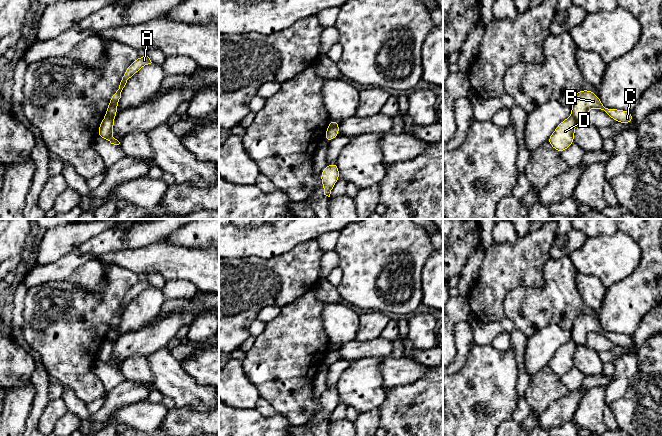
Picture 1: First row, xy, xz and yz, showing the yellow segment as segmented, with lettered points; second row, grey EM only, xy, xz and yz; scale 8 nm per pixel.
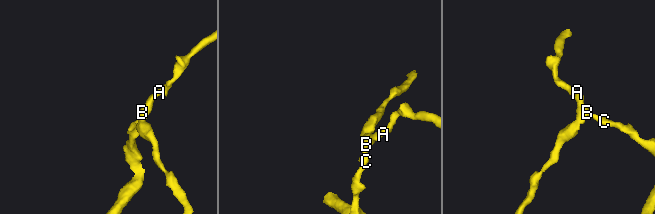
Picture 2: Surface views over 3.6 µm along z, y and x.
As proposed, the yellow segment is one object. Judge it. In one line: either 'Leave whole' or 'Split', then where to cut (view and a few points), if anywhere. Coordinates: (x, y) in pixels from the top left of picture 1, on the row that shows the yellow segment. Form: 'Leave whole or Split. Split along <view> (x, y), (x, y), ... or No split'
Split. Split along xz (338, 124), (328, 128)

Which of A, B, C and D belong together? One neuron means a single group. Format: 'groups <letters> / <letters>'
groups A B C / D

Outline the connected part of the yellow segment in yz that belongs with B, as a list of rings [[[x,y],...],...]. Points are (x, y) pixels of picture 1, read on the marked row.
[[[592,90],[578,91],[571,106],[572,116],[577,121],[586,121],[587,112],[591,108],[602,110],[616,122],[624,124],[633,122],[632,112],[605,107],[601,103],[599,96],[595,95]]]

